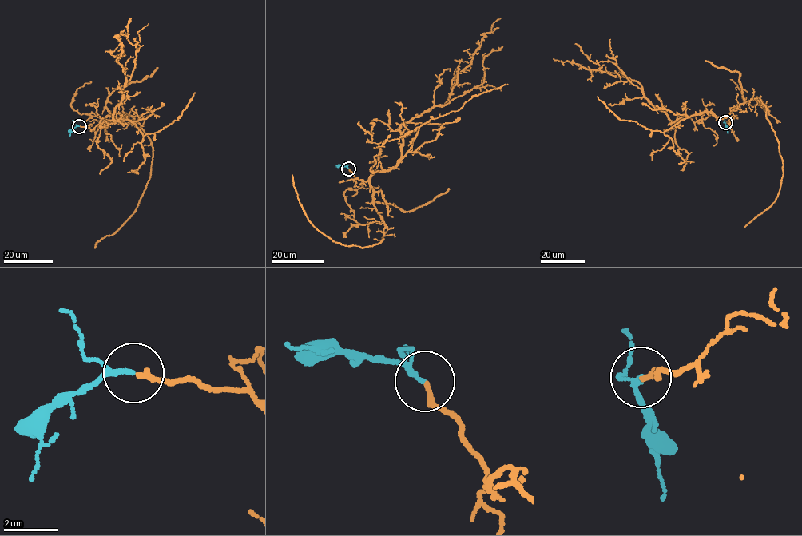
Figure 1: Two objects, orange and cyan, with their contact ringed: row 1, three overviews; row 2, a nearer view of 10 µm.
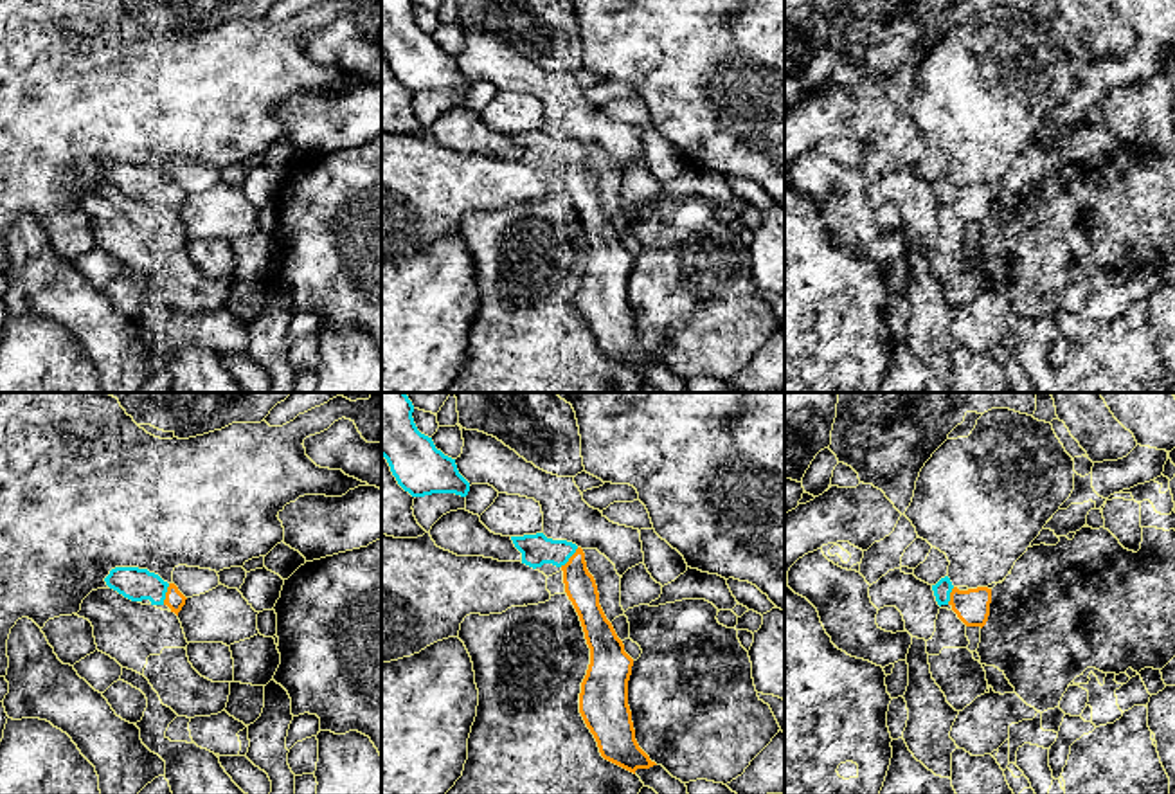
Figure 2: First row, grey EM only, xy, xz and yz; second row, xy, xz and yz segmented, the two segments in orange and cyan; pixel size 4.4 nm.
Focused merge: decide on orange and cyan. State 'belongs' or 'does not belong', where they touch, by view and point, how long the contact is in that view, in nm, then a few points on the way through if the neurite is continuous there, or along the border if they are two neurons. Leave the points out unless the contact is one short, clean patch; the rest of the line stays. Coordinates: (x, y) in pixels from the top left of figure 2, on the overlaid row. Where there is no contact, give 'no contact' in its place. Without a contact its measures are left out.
belongs; meets orange in xy at (166, 595); contact 100 nm long

